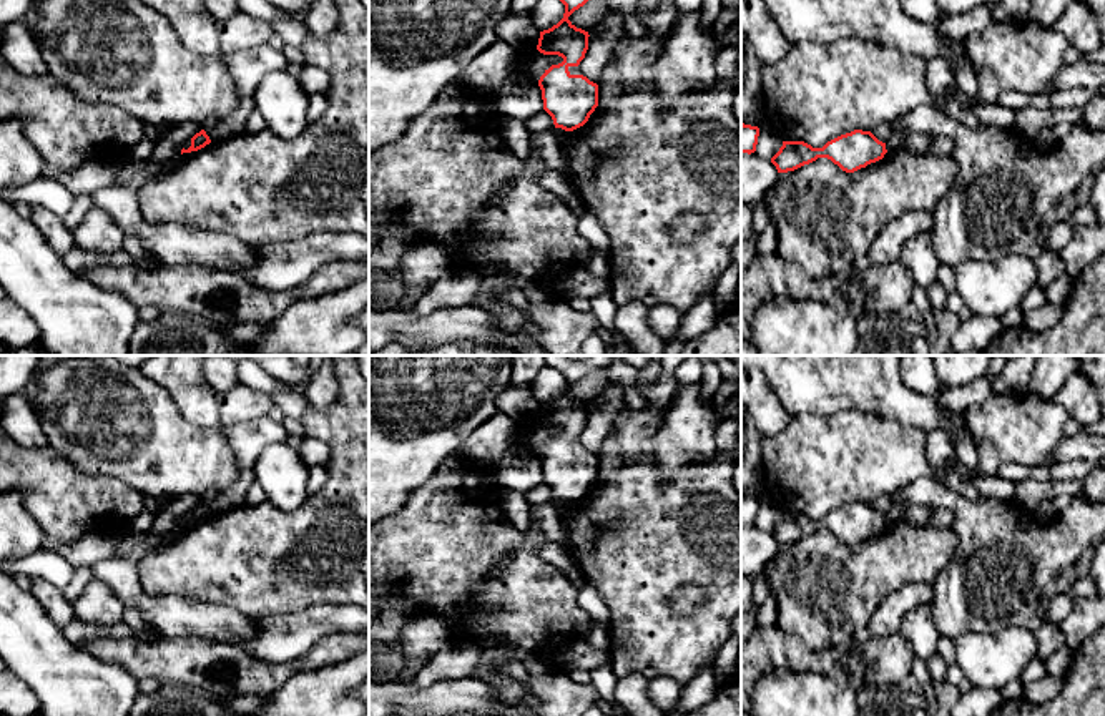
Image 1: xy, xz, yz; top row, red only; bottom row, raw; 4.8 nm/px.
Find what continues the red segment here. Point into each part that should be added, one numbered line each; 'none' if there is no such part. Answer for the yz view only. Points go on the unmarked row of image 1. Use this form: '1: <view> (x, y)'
none

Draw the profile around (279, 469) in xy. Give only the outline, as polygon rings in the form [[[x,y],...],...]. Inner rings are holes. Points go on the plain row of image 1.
[[[289,444],[266,447],[256,459],[253,470],[268,502],[279,510],[296,510],[307,500],[309,468]]]

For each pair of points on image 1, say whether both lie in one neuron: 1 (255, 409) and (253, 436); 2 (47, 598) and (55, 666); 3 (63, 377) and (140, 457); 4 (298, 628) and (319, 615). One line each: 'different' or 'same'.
1: different
2: different
3: same
4: same

